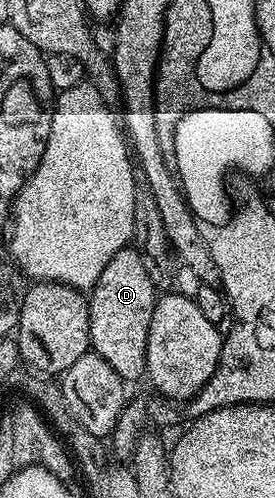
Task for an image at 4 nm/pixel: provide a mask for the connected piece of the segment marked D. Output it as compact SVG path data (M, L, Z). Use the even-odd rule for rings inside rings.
M127 247L103 267L103 275L89 298L89 344L92 352L98 353L126 383L133 383L146 376L147 339L151 327L151 315L157 302L159 290L143 267L143 259L133 247Z

